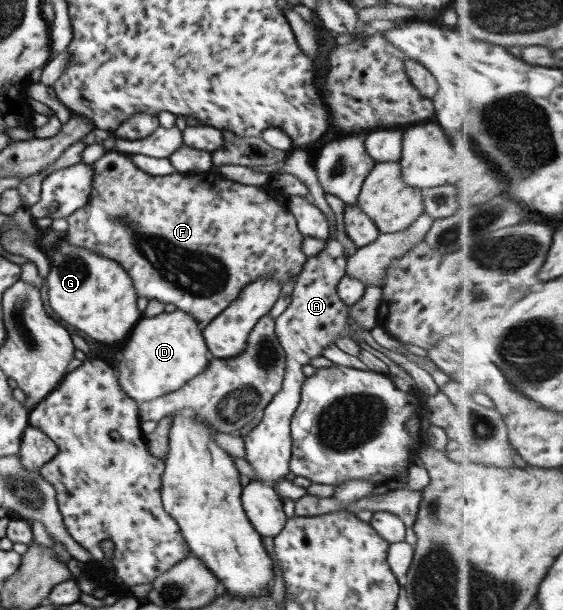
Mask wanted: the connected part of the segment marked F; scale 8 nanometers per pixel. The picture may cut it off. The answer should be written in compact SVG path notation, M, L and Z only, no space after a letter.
M115 150L105 152L99 161L91 163L93 176L91 181L91 194L88 196L86 206L79 208L74 213L68 215L66 219L67 228L65 239L70 245L79 249L87 249L100 254L105 258L119 263L123 270L132 280L133 288L137 296L143 296L148 301L162 302L163 304L173 304L176 309L193 316L194 321L205 326L211 322L235 297L239 291L246 287L250 282L257 281L261 277L275 277L281 286L289 276L294 276L301 270L306 256L302 253L302 234L296 227L295 217L290 213L285 205L286 196L279 193L267 193L263 187L244 185L235 182L217 172L203 172L199 176L181 176L181 174L169 174L169 176L149 176L146 172L135 167L127 154L118 153Z

